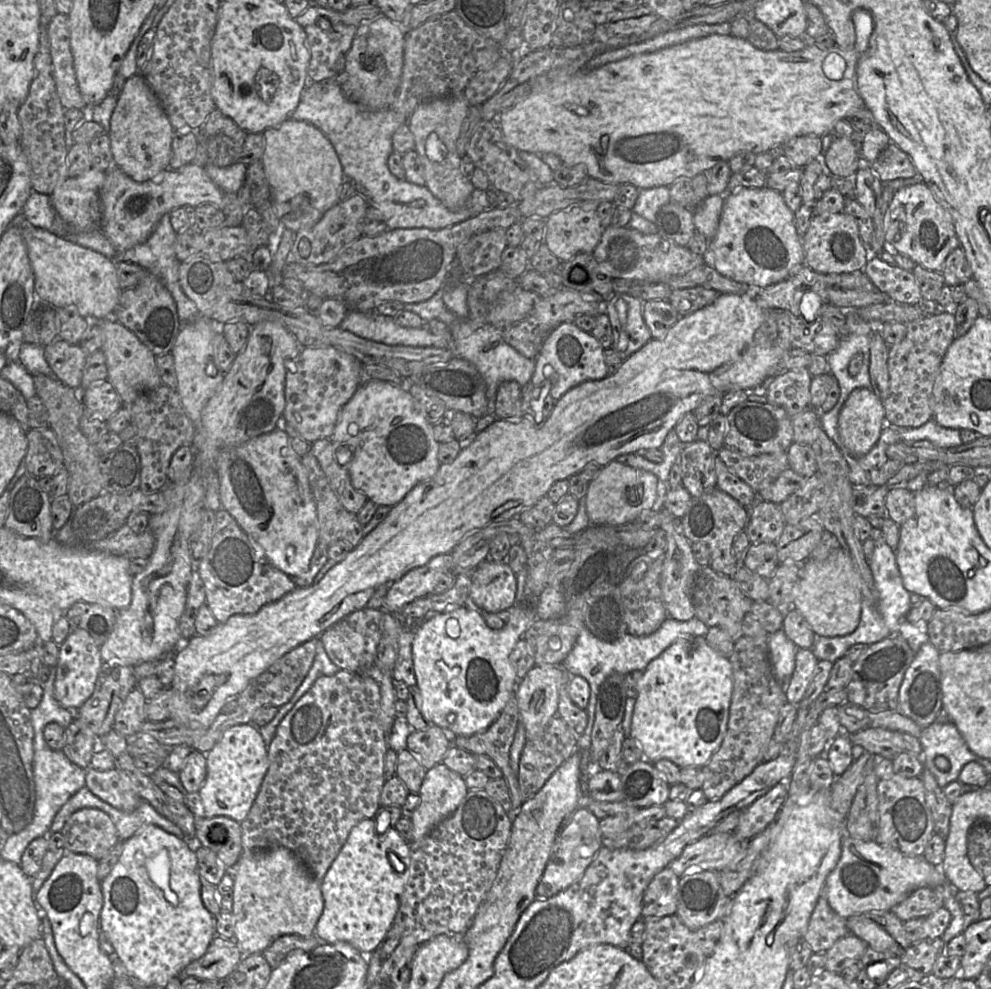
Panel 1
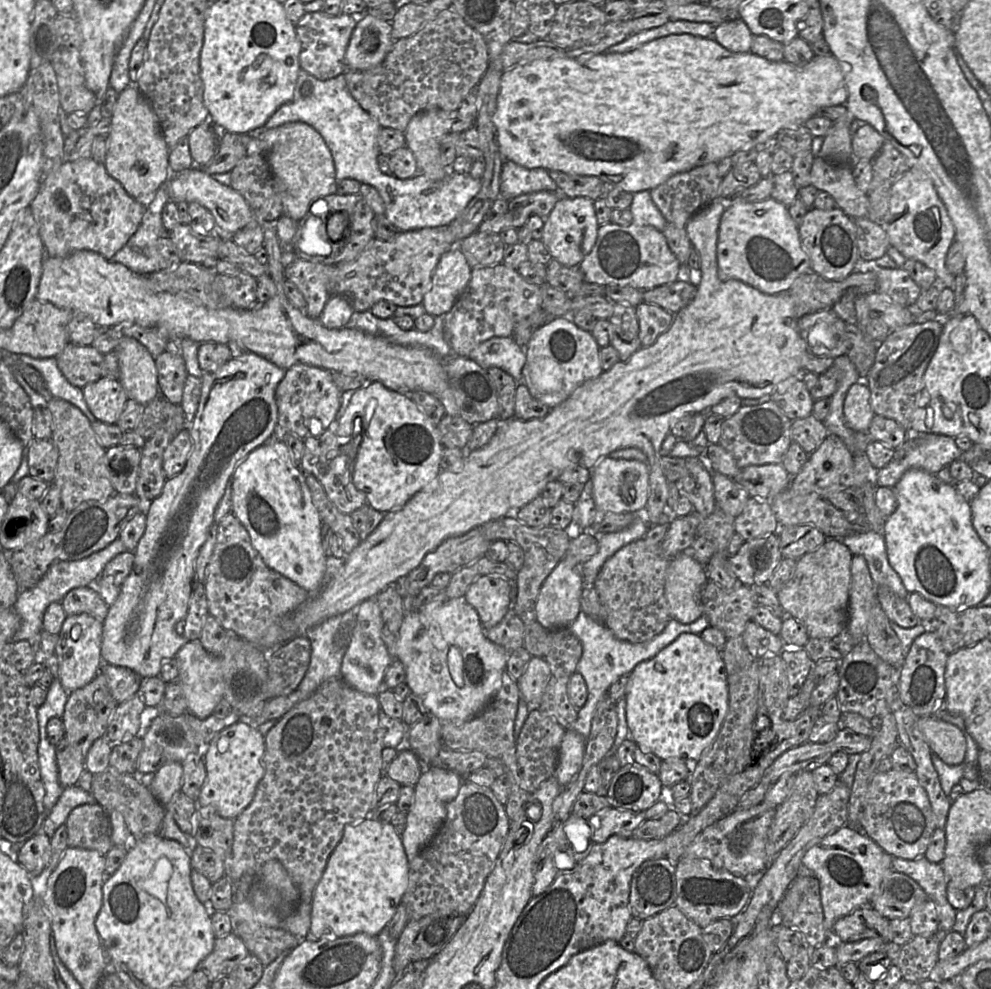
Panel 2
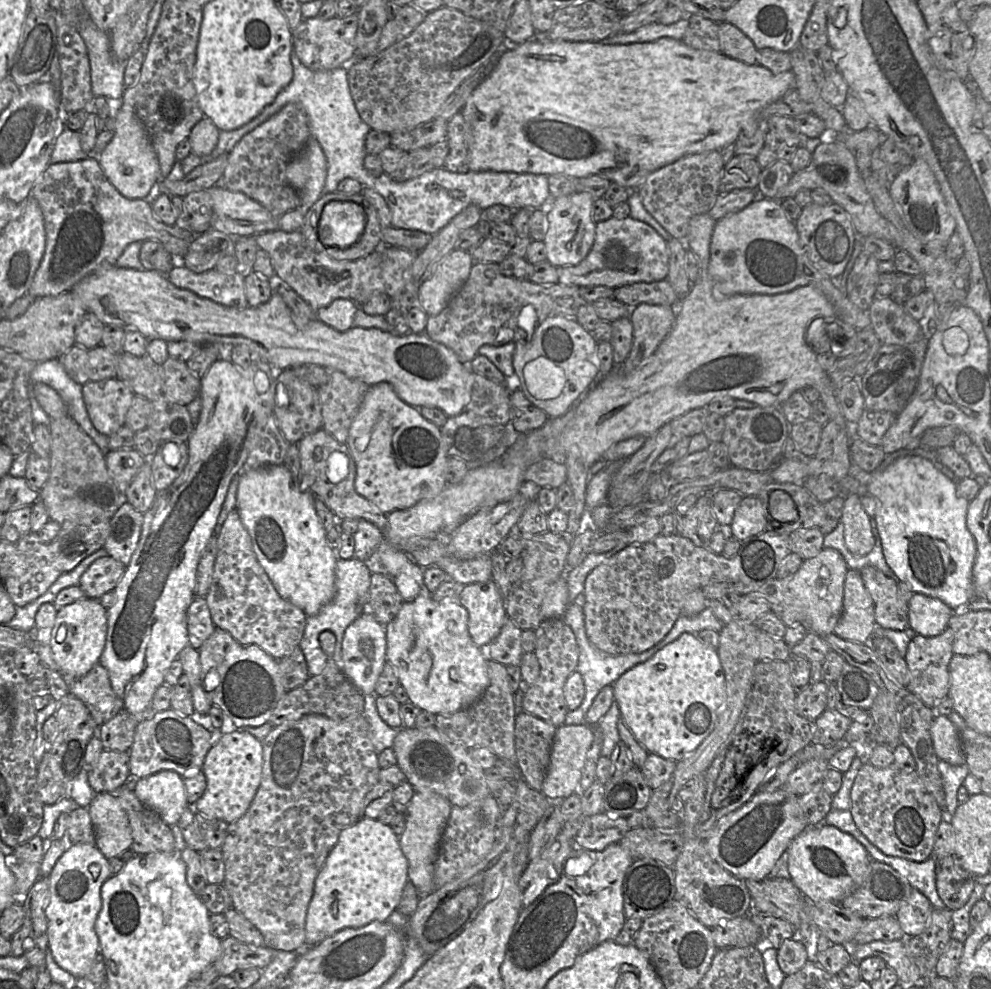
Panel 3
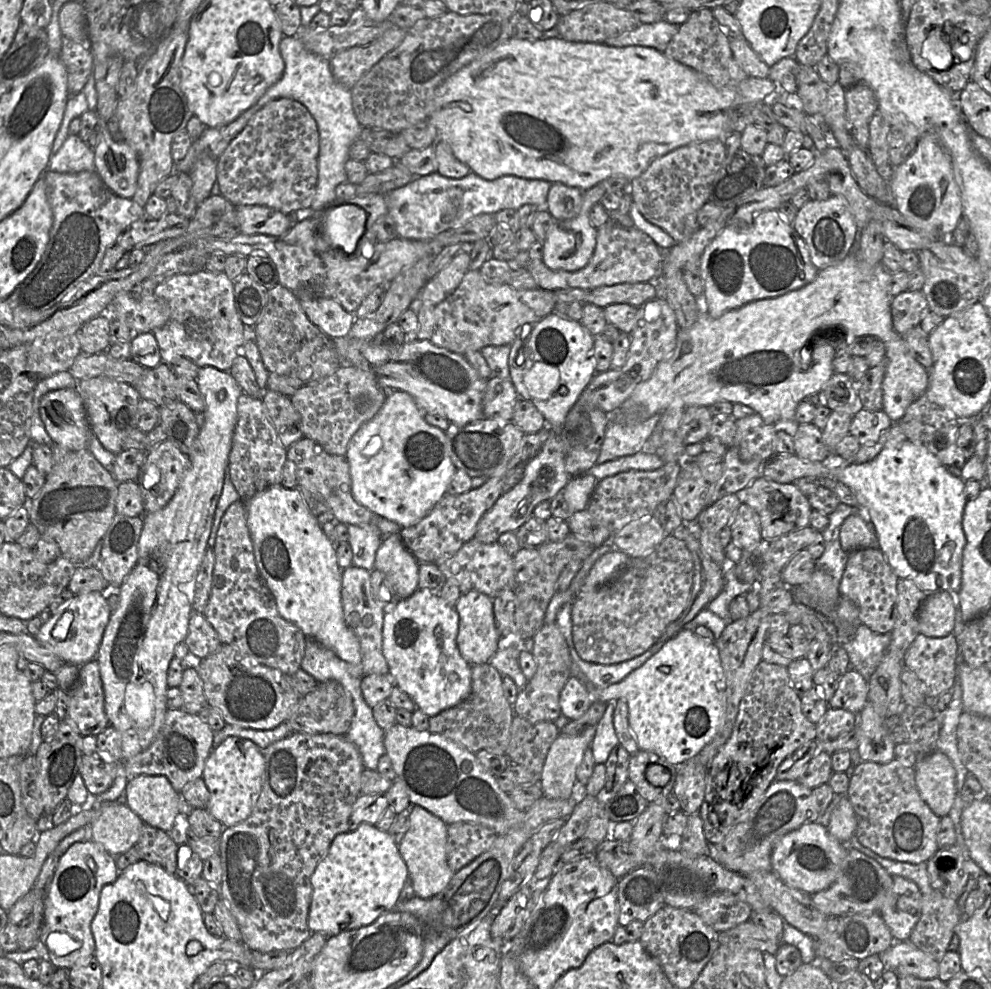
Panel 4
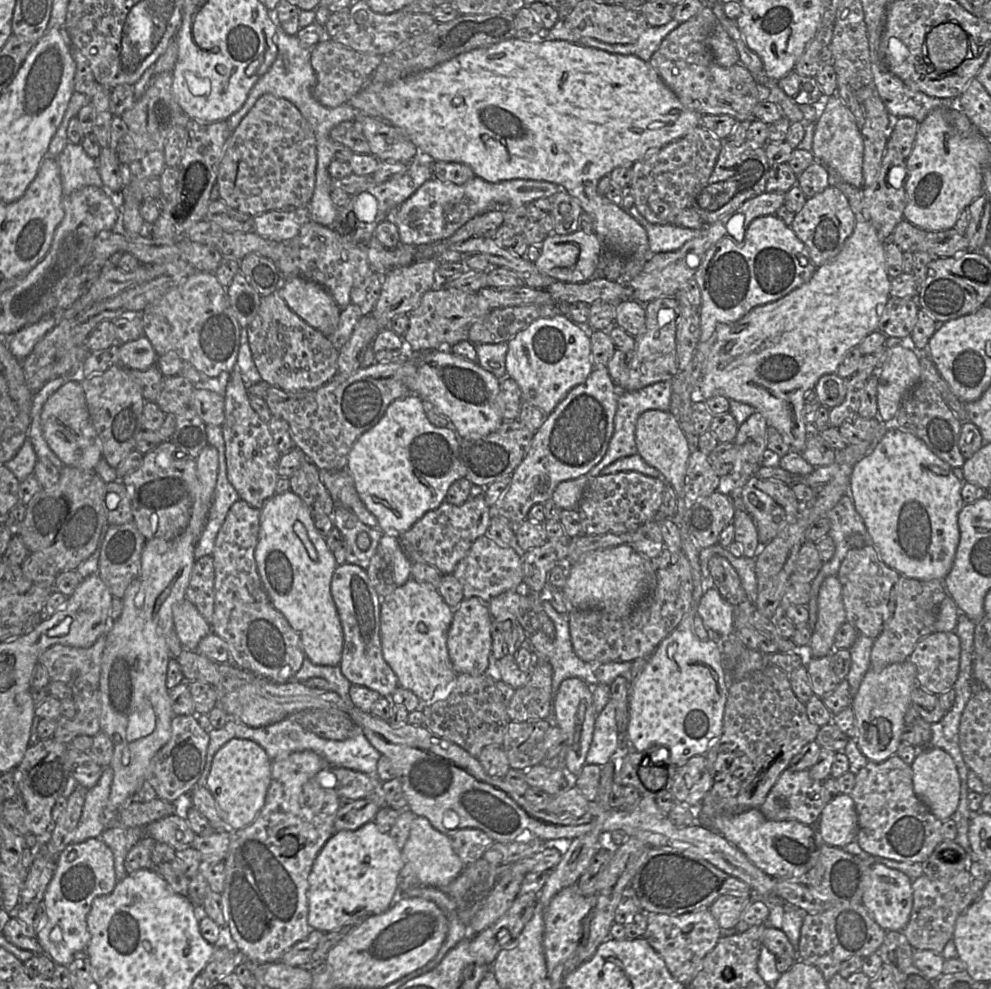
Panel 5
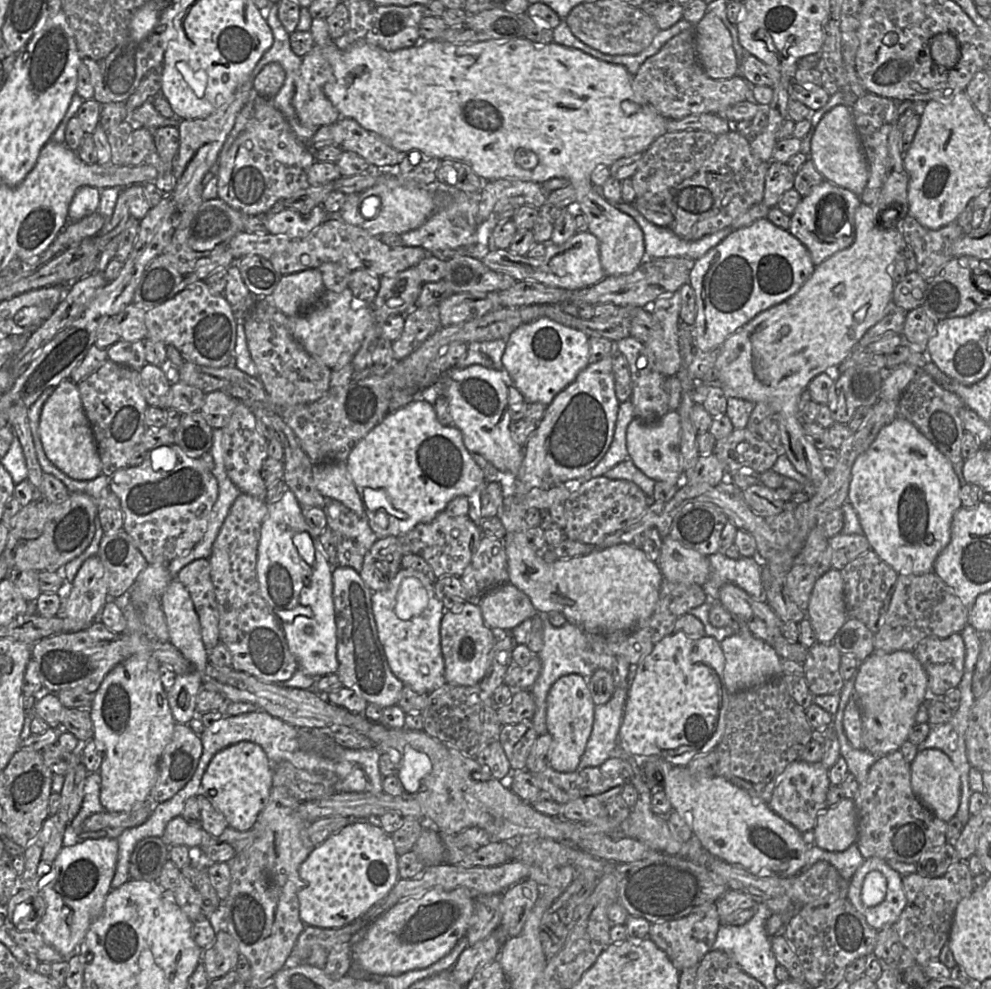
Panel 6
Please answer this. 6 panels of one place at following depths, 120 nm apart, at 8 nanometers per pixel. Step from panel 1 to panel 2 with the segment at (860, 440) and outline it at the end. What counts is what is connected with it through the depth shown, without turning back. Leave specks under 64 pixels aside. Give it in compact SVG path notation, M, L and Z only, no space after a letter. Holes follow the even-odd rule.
M864 380L849 388L844 400L843 414L847 426L852 430L865 432L869 429L875 413L870 404L870 390Z

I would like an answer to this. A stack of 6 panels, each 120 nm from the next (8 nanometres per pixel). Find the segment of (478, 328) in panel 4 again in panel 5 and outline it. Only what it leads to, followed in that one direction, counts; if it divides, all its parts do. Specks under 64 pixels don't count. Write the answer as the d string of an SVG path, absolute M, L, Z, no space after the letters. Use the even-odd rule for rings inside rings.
M446 286L432 289L424 294L419 306L408 314L409 326L402 338L409 351L450 350L453 345L468 341L470 327L492 310L488 301L478 292L466 293Z

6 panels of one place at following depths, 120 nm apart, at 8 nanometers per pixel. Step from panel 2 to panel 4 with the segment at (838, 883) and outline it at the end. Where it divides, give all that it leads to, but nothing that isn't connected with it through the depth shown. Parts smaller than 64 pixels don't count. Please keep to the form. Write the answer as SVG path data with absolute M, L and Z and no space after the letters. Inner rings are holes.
M808 823L784 835L771 855L772 872L787 886L813 895L829 888L836 880L846 847L821 824Z

